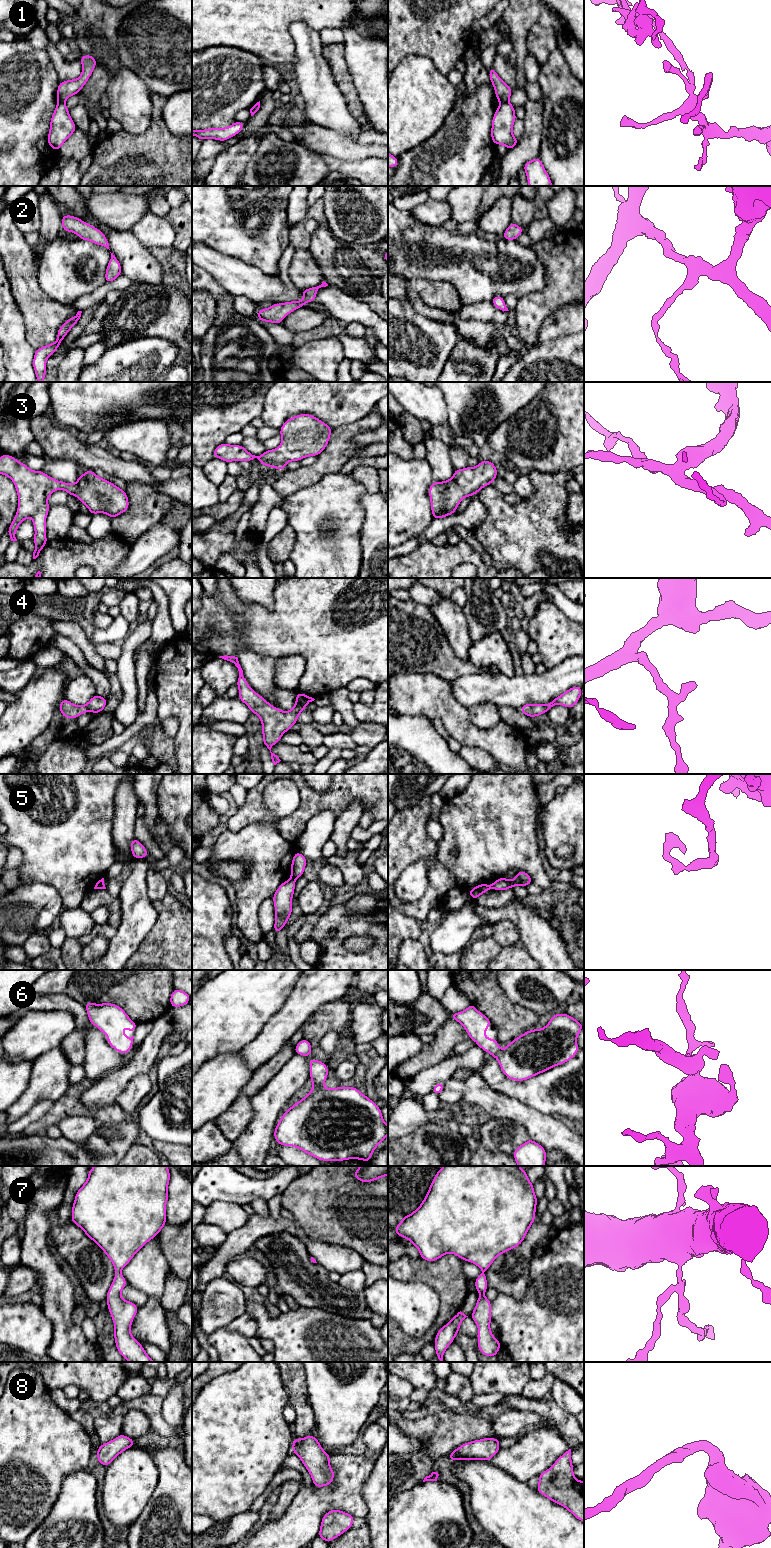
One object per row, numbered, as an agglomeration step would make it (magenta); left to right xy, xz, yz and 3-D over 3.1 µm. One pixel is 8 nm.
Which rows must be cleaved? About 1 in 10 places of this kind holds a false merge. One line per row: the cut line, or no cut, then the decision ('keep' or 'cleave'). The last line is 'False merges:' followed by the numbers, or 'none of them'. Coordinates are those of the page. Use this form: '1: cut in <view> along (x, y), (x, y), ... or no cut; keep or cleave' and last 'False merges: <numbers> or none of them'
1: cut in yz along (507, 100), (500, 102); cleave
2: no cut; keep
3: no cut; keep
4: no cut; keep
5: cut in xz along (291, 877), (294, 879); cleave
6: no cut; keep
7: no cut; keep
8: no cut; keep
False merges: 1, 5

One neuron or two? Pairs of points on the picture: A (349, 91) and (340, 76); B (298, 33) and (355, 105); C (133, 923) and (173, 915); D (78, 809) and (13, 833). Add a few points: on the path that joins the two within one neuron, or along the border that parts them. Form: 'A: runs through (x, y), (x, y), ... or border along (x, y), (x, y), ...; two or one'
A: runs through (347, 87), (344, 80); one
B: border along (331, 69), (334, 75), (334, 82), (346, 100); two
C: border along (152, 901), (157, 912), (157, 920), (143, 938); two
D: runs through (62, 811), (46, 820), (39, 820), (29, 829); one

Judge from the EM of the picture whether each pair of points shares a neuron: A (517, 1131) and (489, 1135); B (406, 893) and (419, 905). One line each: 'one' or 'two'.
A: one
B: two

